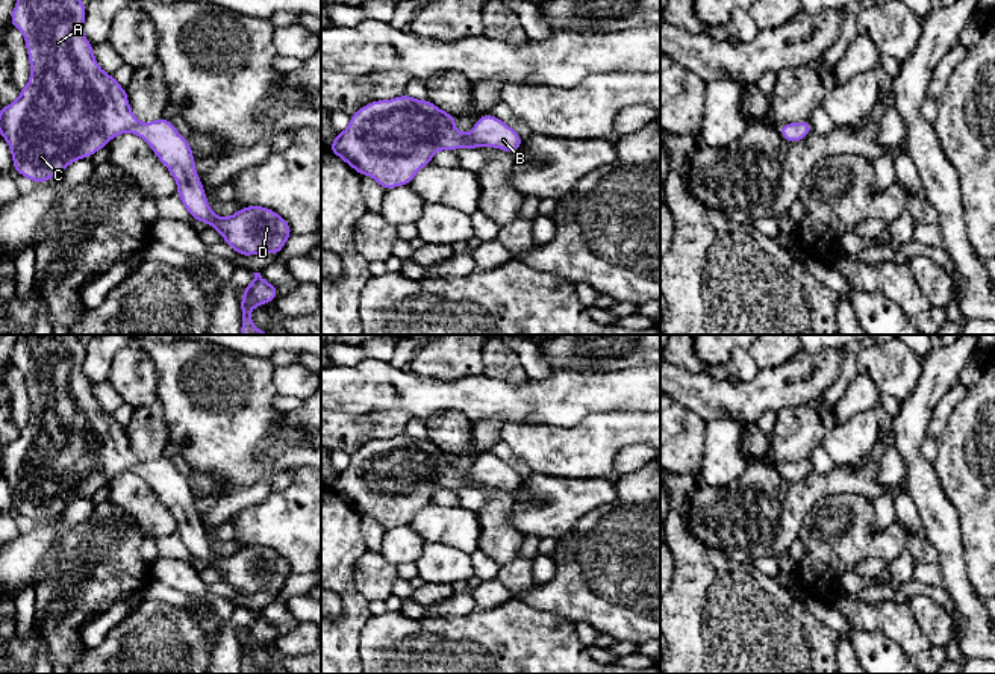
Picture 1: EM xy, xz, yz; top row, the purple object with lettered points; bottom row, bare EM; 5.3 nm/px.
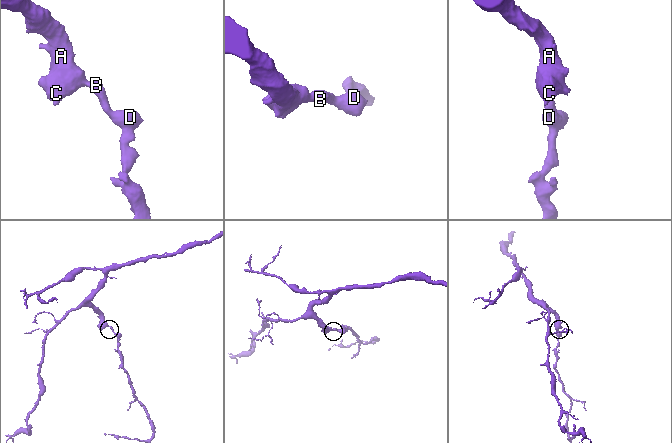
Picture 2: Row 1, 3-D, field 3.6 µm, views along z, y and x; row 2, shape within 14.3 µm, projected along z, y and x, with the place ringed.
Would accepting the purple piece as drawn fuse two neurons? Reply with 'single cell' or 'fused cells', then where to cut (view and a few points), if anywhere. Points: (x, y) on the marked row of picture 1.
single cell; no cut

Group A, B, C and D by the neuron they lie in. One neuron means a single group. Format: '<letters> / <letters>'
A B C D

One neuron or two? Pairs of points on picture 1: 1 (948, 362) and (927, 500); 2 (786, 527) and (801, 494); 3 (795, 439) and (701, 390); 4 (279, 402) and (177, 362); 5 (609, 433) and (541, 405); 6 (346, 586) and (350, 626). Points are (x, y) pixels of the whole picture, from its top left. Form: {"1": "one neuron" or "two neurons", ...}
{"1": "one neuron", "2": "one neuron", "3": "two neurons", "4": "two neurons", "5": "two neurons", "6": "one neuron"}

